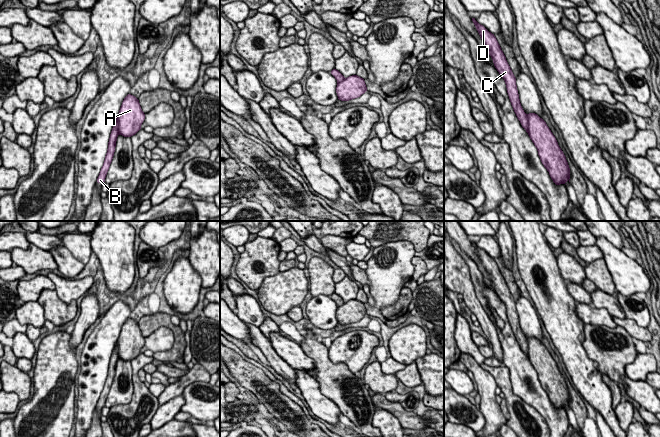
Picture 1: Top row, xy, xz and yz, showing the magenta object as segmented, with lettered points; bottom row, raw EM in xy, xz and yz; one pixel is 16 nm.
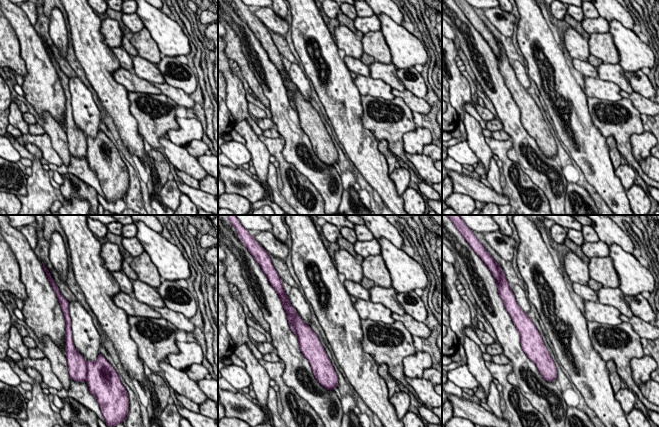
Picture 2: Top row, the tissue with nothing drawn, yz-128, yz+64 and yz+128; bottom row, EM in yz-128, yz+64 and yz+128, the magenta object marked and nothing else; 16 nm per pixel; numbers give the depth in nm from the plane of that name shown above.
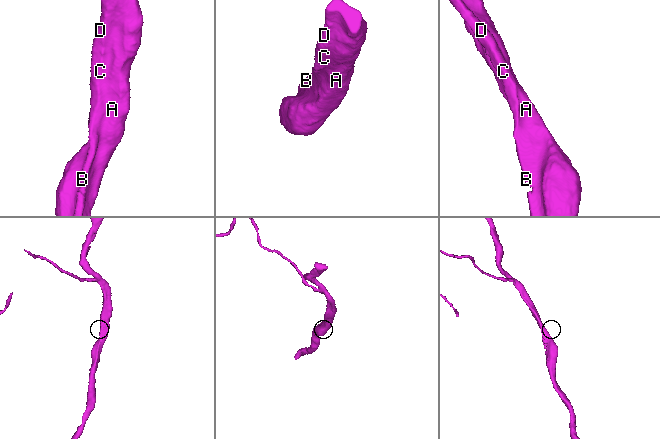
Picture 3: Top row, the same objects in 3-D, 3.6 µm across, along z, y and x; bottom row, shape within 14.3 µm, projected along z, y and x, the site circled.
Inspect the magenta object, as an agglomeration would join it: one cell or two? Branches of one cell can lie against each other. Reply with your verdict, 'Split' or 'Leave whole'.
Leave whole

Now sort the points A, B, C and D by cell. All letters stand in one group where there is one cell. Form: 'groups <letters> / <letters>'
groups A B C D

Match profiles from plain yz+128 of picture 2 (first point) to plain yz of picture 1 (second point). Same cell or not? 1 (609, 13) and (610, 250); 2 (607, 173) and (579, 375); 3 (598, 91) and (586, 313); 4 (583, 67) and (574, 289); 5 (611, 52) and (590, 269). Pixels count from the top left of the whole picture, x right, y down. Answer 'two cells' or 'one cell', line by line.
1: two cells
2: one cell
3: one cell
4: one cell
5: one cell

